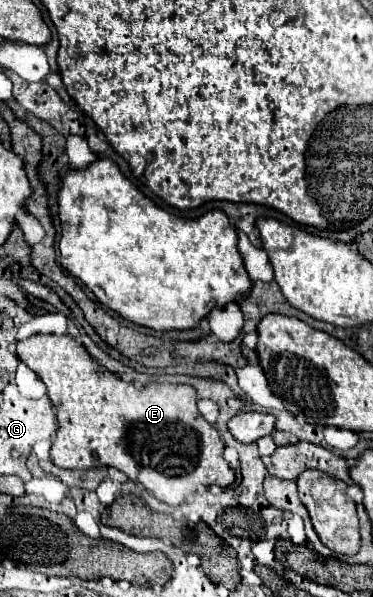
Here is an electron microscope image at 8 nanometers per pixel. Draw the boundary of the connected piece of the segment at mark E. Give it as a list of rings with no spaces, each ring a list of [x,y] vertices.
[[[32,335],[32,337],[24,339],[24,341],[18,341],[16,353],[18,353],[18,359],[20,359],[22,363],[26,363],[26,365],[46,383],[46,387],[48,387],[48,397],[50,397],[52,405],[54,405],[56,411],[58,411],[58,415],[56,415],[56,419],[58,419],[58,433],[56,433],[56,439],[54,439],[52,451],[50,451],[50,459],[52,459],[54,465],[64,467],[64,469],[94,469],[94,467],[102,467],[102,465],[106,465],[106,467],[116,467],[116,469],[122,471],[128,479],[132,479],[134,483],[138,481],[138,483],[144,485],[156,499],[160,499],[160,501],[164,501],[164,503],[168,503],[168,505],[172,505],[172,507],[178,507],[178,505],[186,499],[186,495],[194,493],[200,485],[206,485],[206,487],[210,487],[210,485],[230,487],[230,485],[234,483],[236,475],[234,475],[234,471],[230,469],[228,461],[226,461],[224,455],[222,455],[222,453],[224,453],[224,443],[222,443],[222,439],[220,439],[216,427],[210,425],[210,423],[198,413],[198,409],[196,409],[196,391],[194,391],[194,387],[190,387],[190,385],[170,385],[170,383],[152,383],[152,385],[146,385],[146,387],[140,389],[140,387],[134,387],[134,383],[124,383],[124,381],[120,381],[118,377],[114,377],[112,373],[108,373],[104,367],[100,367],[100,365],[88,355],[88,351],[86,351],[84,347],[76,345],[76,341],[74,341],[70,335]]]

